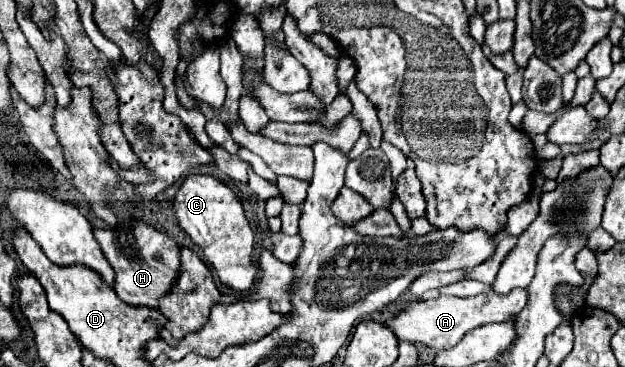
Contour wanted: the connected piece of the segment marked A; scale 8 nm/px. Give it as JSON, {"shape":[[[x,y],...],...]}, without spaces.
{"shape":[[[515,289],[509,295],[497,295],[495,291],[477,295],[477,297],[447,297],[441,295],[437,299],[429,301],[413,301],[409,303],[397,317],[389,319],[385,325],[395,333],[399,341],[407,343],[423,343],[427,347],[433,347],[437,351],[455,347],[463,335],[475,327],[487,325],[487,323],[503,323],[513,315],[519,315],[519,311],[527,303],[527,289]]]}

